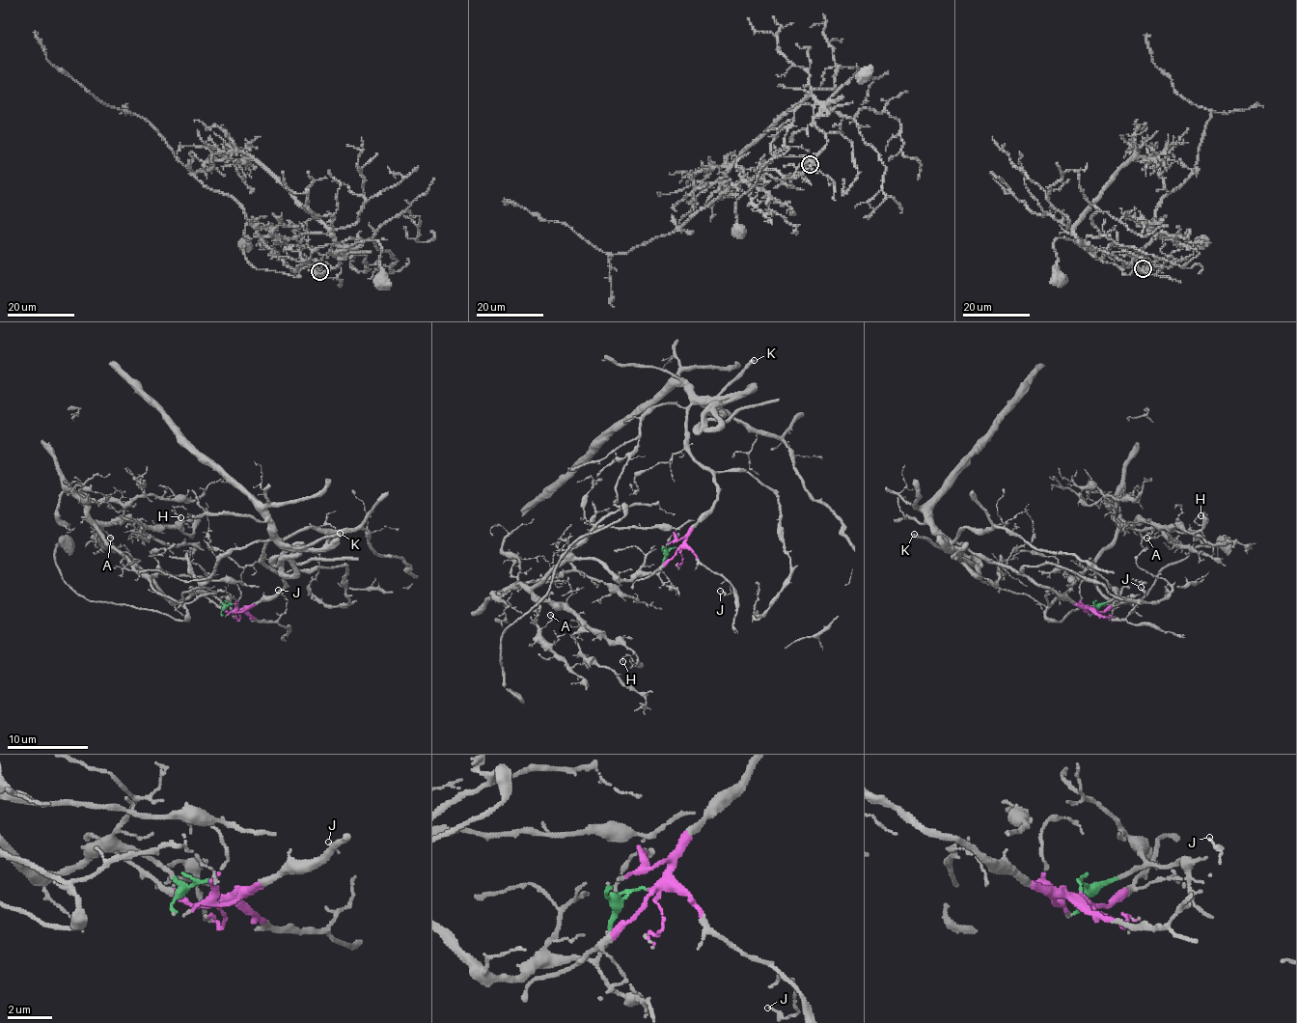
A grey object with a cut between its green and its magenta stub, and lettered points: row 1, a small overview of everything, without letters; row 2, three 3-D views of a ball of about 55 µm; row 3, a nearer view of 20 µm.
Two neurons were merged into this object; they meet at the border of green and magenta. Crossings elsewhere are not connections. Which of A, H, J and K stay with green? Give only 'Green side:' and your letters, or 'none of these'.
Green side: A, H

